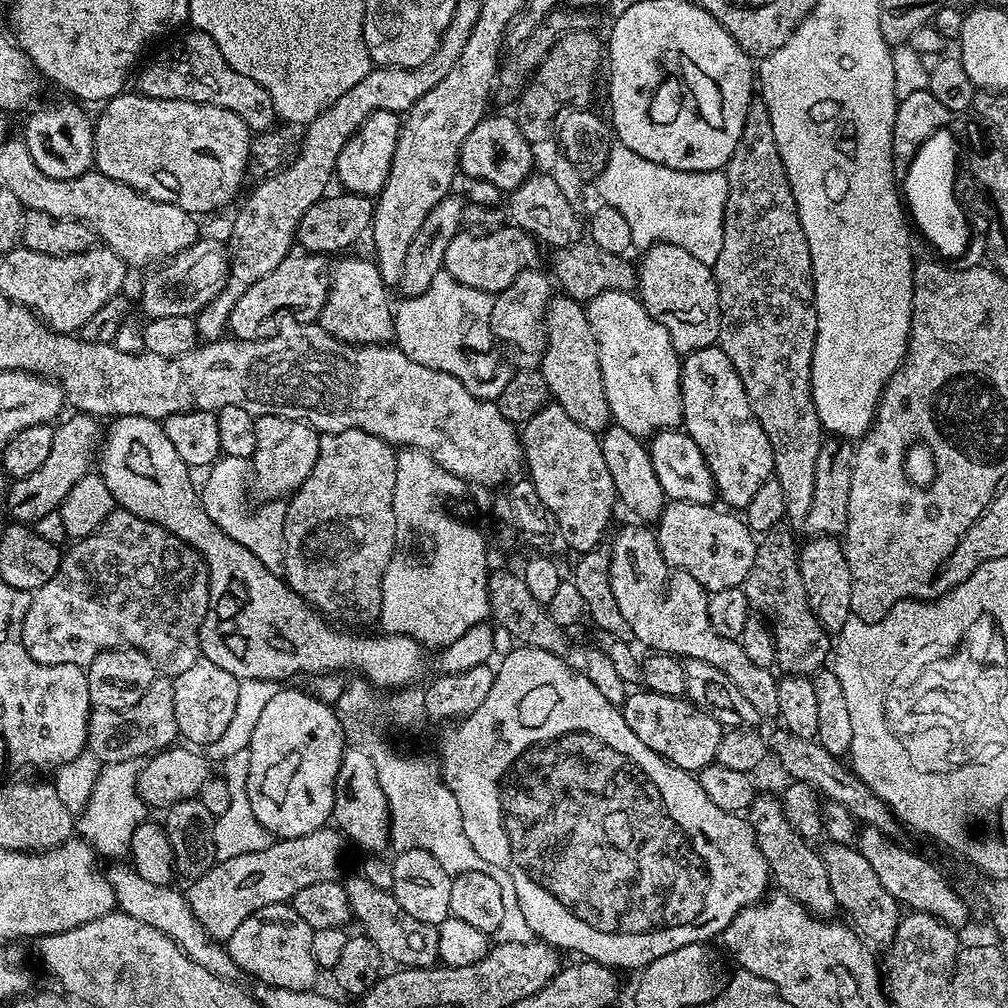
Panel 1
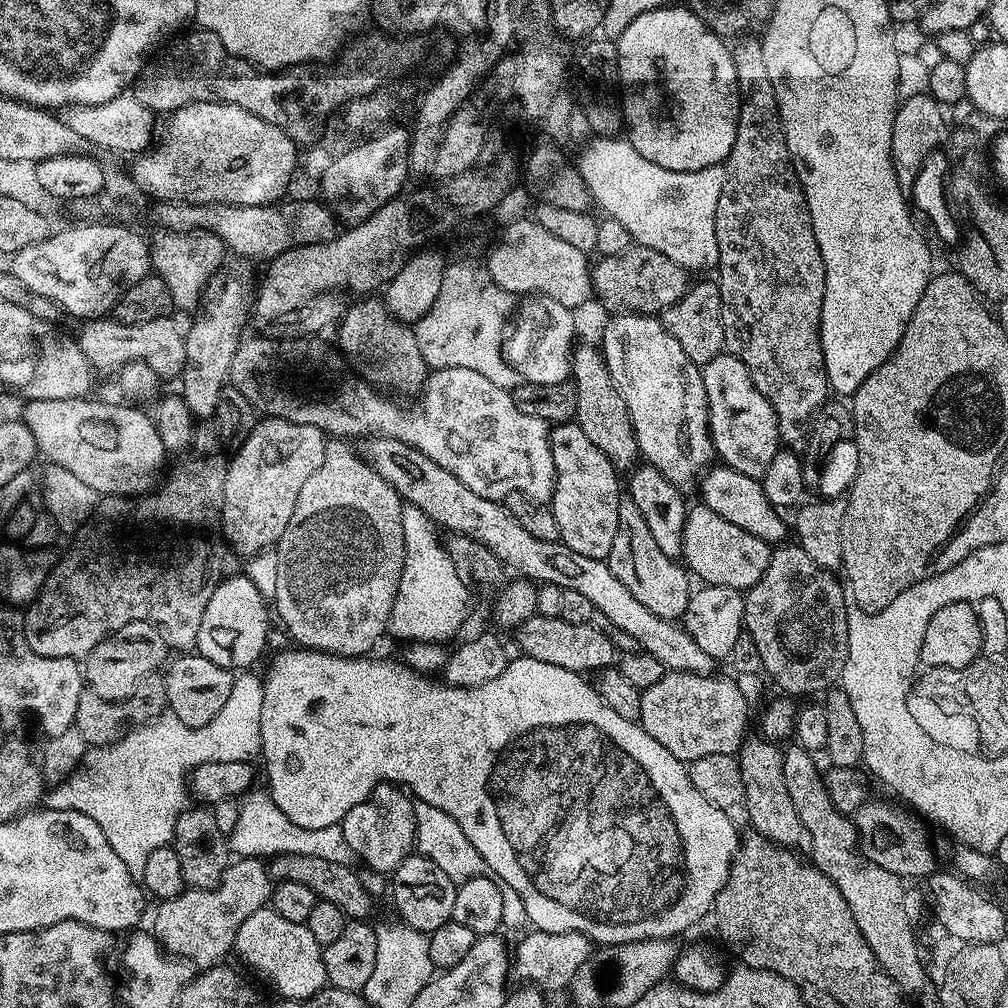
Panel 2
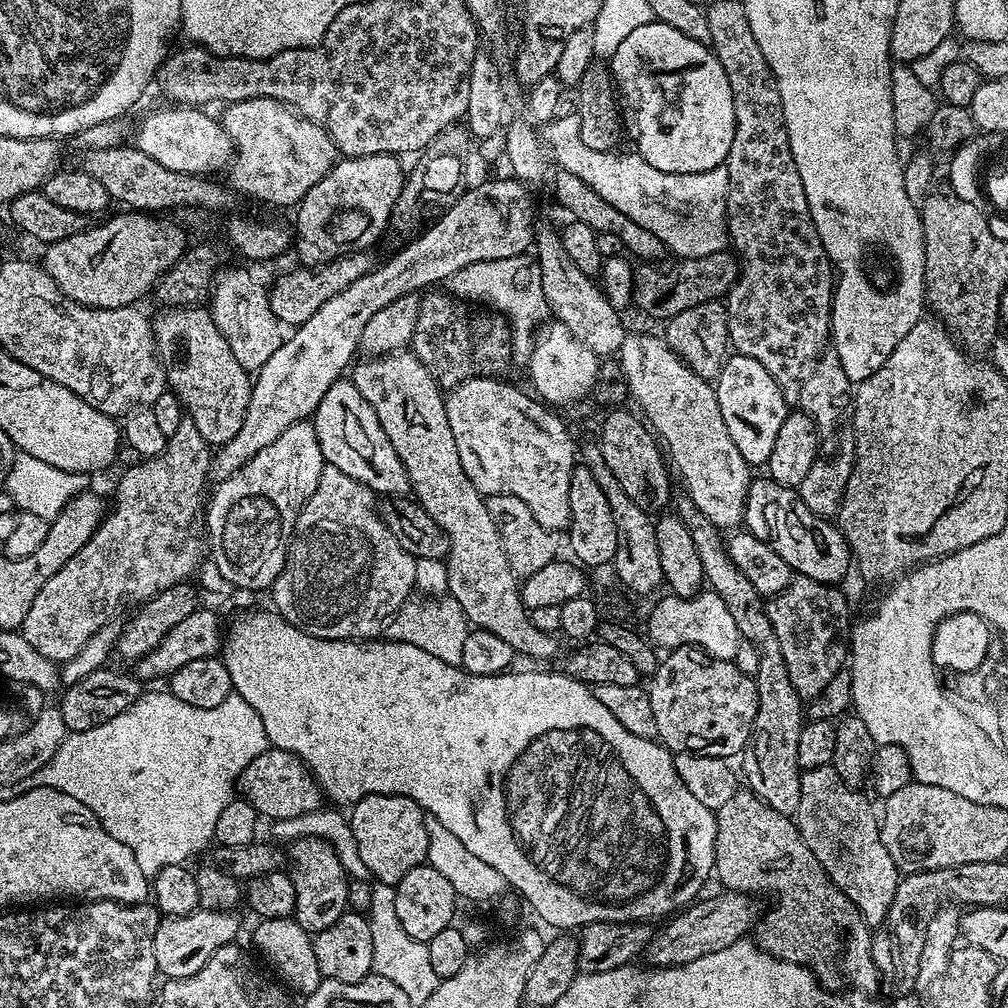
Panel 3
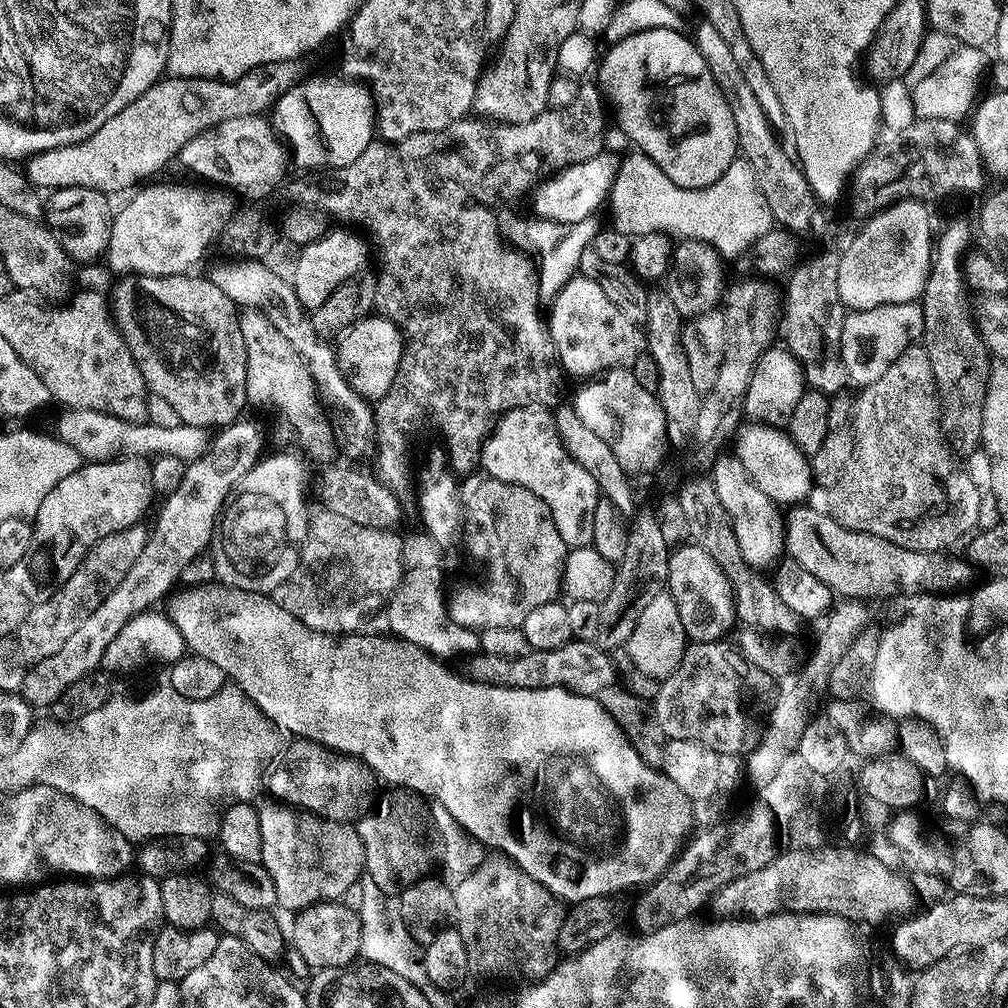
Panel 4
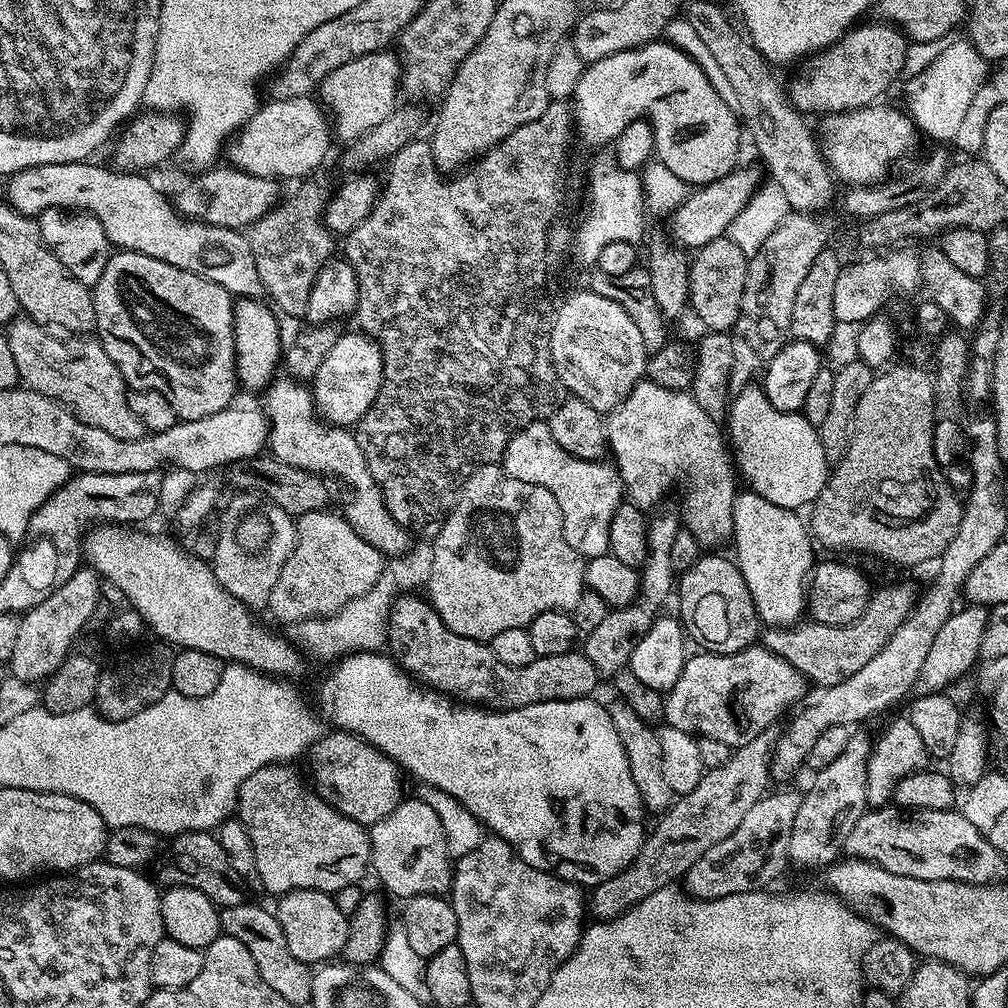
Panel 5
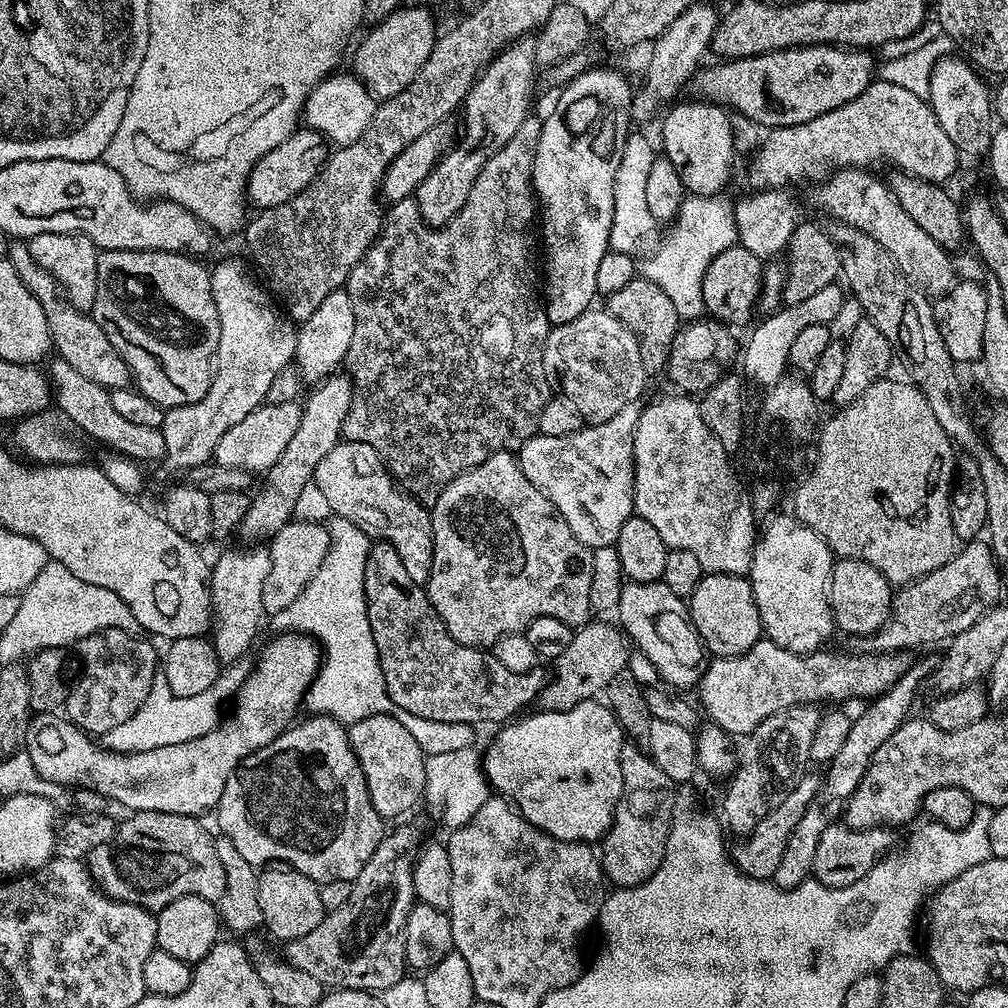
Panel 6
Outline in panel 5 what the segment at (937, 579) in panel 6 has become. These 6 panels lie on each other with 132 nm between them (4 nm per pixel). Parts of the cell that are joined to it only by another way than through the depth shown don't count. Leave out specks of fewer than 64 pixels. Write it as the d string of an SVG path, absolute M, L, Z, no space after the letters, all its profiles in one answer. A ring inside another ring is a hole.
M888 584L885 588L877 587L868 600L866 610L854 622L849 624L818 624L815 622L797 622L787 626L772 626L763 633L763 647L774 654L786 658L790 666L794 666L804 675L805 681L825 688L842 682L854 670L862 670L882 646L902 626L904 619L912 612L916 604L917 589L908 584Z

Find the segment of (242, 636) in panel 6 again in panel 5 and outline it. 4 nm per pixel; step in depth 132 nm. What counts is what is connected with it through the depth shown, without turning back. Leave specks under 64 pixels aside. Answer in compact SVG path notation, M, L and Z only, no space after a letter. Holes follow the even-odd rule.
M259 492L235 493L236 497L224 508L218 523L218 550L214 550L214 558L210 561L212 573L218 582L234 599L253 610L263 609L270 598L270 590L274 590L274 582L278 582L278 574L282 574L282 566L296 545L296 526L293 517L289 516L282 506L268 500Z

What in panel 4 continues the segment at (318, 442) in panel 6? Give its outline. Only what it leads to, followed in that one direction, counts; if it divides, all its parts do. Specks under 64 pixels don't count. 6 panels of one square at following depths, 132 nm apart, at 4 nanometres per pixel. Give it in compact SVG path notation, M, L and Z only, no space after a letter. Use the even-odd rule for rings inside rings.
M365 314L355 324L348 325L339 340L340 345L337 343L334 348L336 361L352 383L354 391L369 402L381 400L398 374L404 353L404 336L400 327L386 316Z

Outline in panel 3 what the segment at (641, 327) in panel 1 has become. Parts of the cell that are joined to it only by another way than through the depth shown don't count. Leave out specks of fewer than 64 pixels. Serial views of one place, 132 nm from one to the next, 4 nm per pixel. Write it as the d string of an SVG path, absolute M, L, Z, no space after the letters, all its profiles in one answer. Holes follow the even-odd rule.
M636 332L633 336L632 333L625 335L618 351L618 359L625 372L630 397L634 402L636 400L635 407L642 413L657 441L666 449L667 459L675 475L678 480L680 475L680 480L684 483L683 491L698 506L698 510L721 529L735 529L744 519L744 499L748 497L754 473L746 458L738 454L738 446L734 446L734 438L730 438L730 430L726 430L726 422L722 422L722 410L718 410L715 387L694 374L694 370L690 370L690 366L668 345L667 339L660 337L659 340L644 332Z

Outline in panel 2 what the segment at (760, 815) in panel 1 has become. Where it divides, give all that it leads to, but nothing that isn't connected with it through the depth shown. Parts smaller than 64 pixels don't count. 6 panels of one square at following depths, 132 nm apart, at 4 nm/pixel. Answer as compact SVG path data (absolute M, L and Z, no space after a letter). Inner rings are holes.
M763 738L745 739L738 753L744 787L743 807L748 808L751 827L776 844L777 848L791 849L797 854L808 854L811 850L811 836L802 824L794 808L793 799L786 790L783 758L784 754L779 743Z

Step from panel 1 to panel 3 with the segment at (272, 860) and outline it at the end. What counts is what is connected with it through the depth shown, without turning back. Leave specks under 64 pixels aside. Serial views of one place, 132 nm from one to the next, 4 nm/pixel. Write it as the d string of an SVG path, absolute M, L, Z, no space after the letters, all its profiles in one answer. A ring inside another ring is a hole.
M197 908L185 916L164 916L154 934L154 962L157 973L169 980L198 974L213 954L222 946L233 943L240 932L240 920L232 910L219 912L209 908Z

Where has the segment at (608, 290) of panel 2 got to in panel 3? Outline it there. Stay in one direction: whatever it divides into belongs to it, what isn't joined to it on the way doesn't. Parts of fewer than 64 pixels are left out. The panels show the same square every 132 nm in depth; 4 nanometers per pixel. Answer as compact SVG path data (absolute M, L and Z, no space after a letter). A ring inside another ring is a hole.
M728 250L705 256L664 258L659 262L644 262L639 266L641 268L637 267L632 273L632 304L661 322L682 314L682 310L690 310L690 306L702 306L702 302L727 297L736 277L740 275L737 257Z

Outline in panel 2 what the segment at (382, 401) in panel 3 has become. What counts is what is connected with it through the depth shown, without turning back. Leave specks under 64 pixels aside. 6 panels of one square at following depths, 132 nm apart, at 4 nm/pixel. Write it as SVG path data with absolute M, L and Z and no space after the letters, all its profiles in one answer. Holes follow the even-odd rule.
M360 298L349 304L340 317L335 332L340 339L338 348L345 361L357 376L367 380L369 384L380 390L401 388L408 392L411 388L423 389L424 381L430 375L430 366L422 358L422 350L418 350L415 331L394 318L383 299ZM535 615L522 622L515 629L514 636L523 655L538 658L538 662L550 662L550 666L562 666L562 670L595 674L602 668L613 667L618 660L617 648L611 644L610 638L592 623L574 626L570 622L562 622L560 616L546 618Z

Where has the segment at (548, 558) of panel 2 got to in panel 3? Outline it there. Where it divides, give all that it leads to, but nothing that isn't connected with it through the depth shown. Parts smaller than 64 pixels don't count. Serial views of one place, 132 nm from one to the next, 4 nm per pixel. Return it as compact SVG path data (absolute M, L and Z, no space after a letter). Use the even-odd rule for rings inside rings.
M351 379L335 380L330 390L326 390L314 413L314 423L325 464L338 466L342 474L350 474L350 478L381 497L404 498L409 495L406 466L398 456L398 450L394 450L390 444L390 438L386 438L386 430L382 430L382 422L378 422L374 406L370 406L370 402L358 394L358 386L354 386Z

